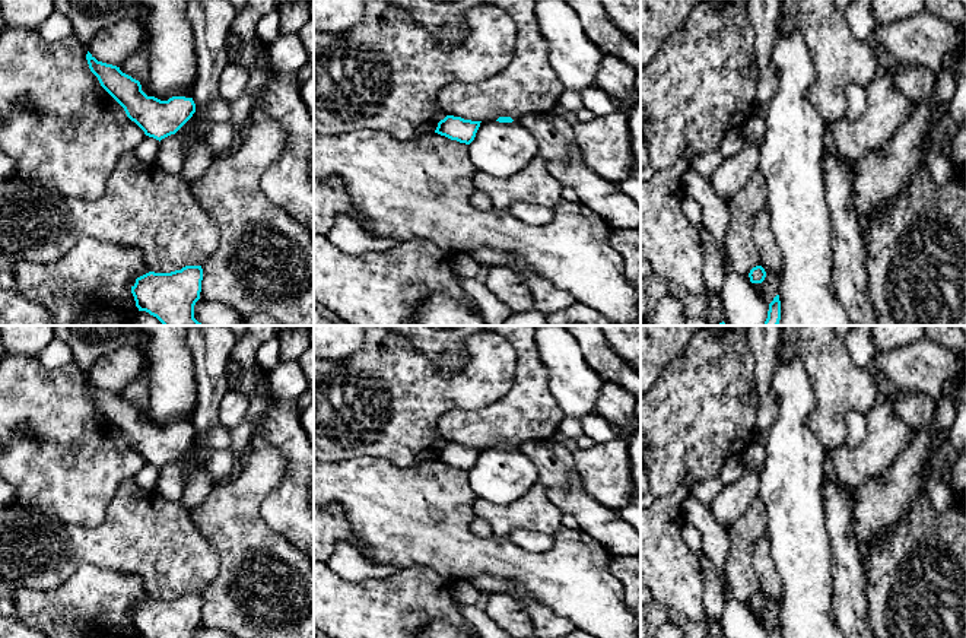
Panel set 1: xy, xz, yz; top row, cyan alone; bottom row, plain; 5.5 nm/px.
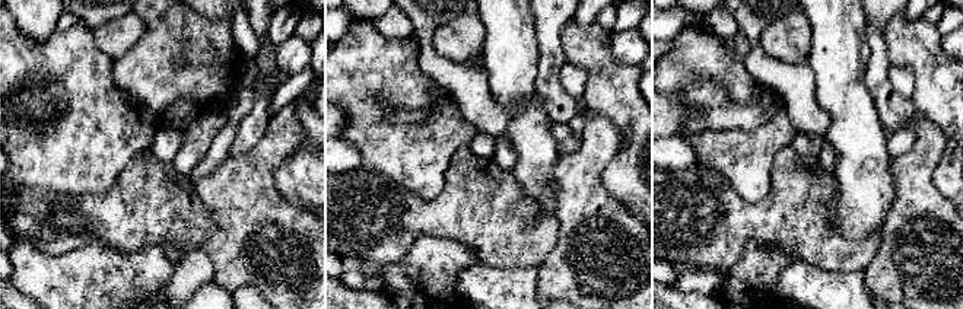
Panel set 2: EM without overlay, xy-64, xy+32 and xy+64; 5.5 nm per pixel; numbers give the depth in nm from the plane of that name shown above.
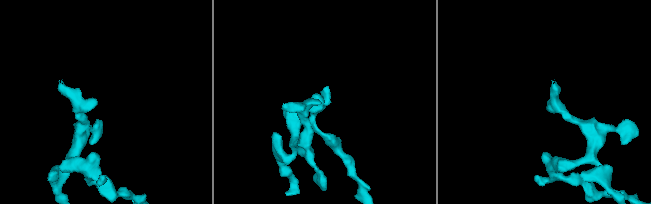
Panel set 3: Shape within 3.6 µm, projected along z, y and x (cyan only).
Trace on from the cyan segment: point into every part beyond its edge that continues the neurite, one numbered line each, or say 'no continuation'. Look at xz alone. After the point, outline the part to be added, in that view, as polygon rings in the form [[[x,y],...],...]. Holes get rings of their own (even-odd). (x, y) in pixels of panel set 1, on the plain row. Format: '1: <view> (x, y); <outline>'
no continuation

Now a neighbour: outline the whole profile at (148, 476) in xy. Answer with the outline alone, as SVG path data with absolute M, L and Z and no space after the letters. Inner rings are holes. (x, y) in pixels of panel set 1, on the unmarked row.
M146 463L133 477L133 480L146 492L156 492L159 482L159 467Z

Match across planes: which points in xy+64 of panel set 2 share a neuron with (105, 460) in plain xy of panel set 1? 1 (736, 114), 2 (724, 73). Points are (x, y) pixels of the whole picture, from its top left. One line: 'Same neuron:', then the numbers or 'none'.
Same neuron: 2

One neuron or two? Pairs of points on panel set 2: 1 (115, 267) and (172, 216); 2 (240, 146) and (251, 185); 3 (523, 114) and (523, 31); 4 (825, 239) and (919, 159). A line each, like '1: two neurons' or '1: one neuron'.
1: two neurons
2: two neurons
3: one neuron
4: two neurons

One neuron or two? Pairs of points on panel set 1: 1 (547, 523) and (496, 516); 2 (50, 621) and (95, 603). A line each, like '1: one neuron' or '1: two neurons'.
1: one neuron
2: one neuron

